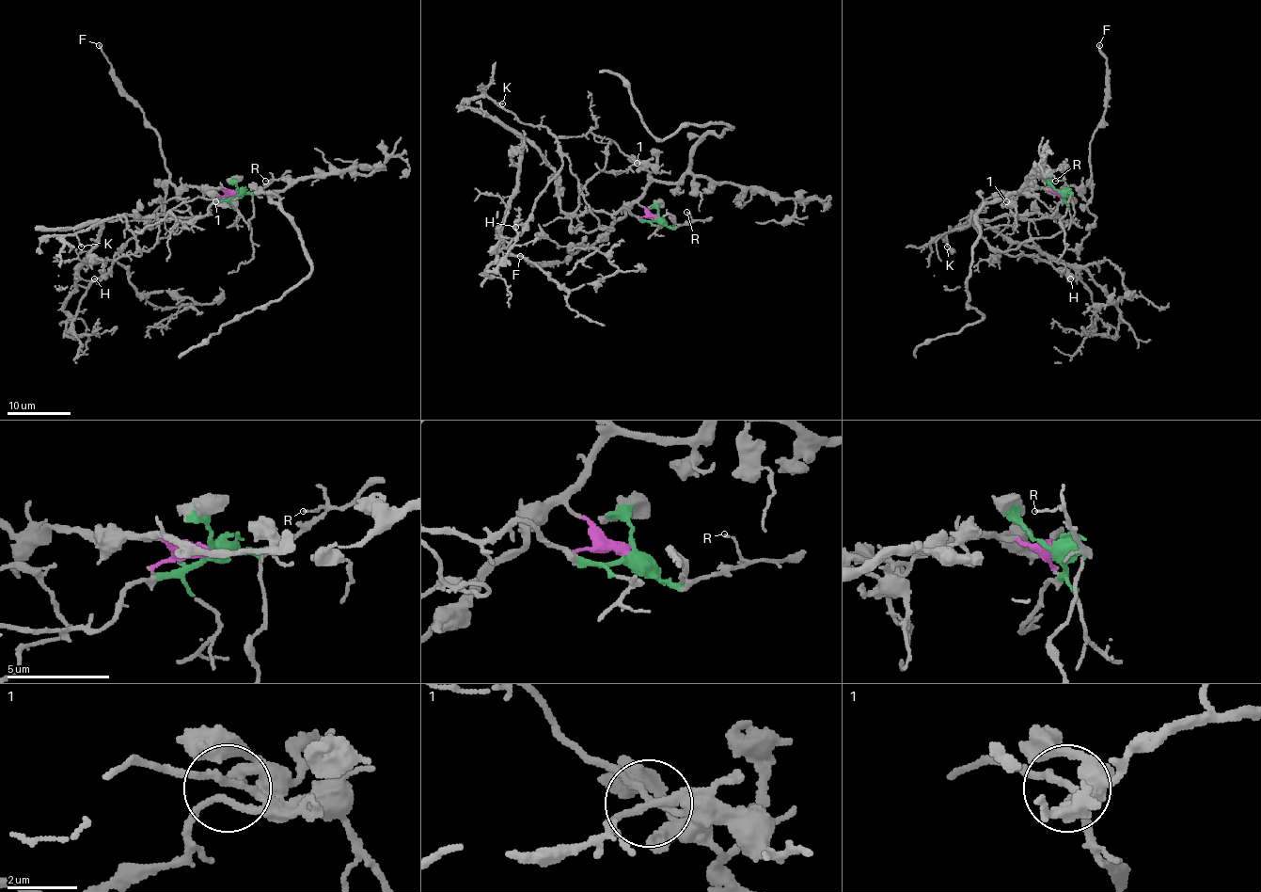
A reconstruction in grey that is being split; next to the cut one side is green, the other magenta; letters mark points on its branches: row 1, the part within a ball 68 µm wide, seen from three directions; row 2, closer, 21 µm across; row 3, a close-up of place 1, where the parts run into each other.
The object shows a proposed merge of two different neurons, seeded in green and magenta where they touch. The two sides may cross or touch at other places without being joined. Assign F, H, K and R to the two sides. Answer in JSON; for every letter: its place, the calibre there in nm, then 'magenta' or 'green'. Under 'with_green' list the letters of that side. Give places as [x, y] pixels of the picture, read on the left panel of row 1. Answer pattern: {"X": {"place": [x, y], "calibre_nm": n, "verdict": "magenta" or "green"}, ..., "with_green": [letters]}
{"F": {"place": [99, 45], "calibre_nm": 190, "verdict": "magenta"}, "H": {"place": [94, 278], "calibre_nm": 120, "verdict": "magenta"}, "K": {"place": [81, 246], "calibre_nm": 100, "verdict": "magenta"}, "R": {"place": [265, 181], "calibre_nm": 90, "verdict": "green"}, "with_green": ["R"]}

